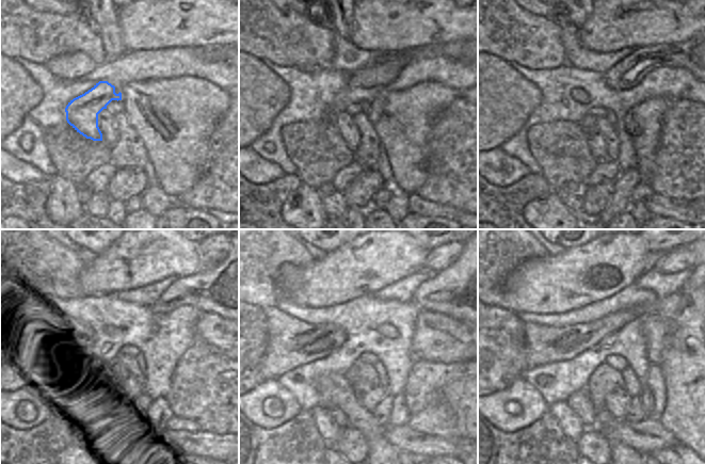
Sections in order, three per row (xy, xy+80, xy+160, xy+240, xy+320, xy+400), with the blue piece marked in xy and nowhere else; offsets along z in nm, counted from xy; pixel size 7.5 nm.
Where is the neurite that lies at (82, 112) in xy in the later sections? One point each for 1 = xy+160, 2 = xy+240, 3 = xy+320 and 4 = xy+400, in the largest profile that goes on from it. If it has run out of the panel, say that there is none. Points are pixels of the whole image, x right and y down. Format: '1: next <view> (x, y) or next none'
1: next xy+160 (694, 54)
2: next xy+240 (217, 289)
3: next xy+320 (455, 291)
4: next xy+400 (694, 280)

